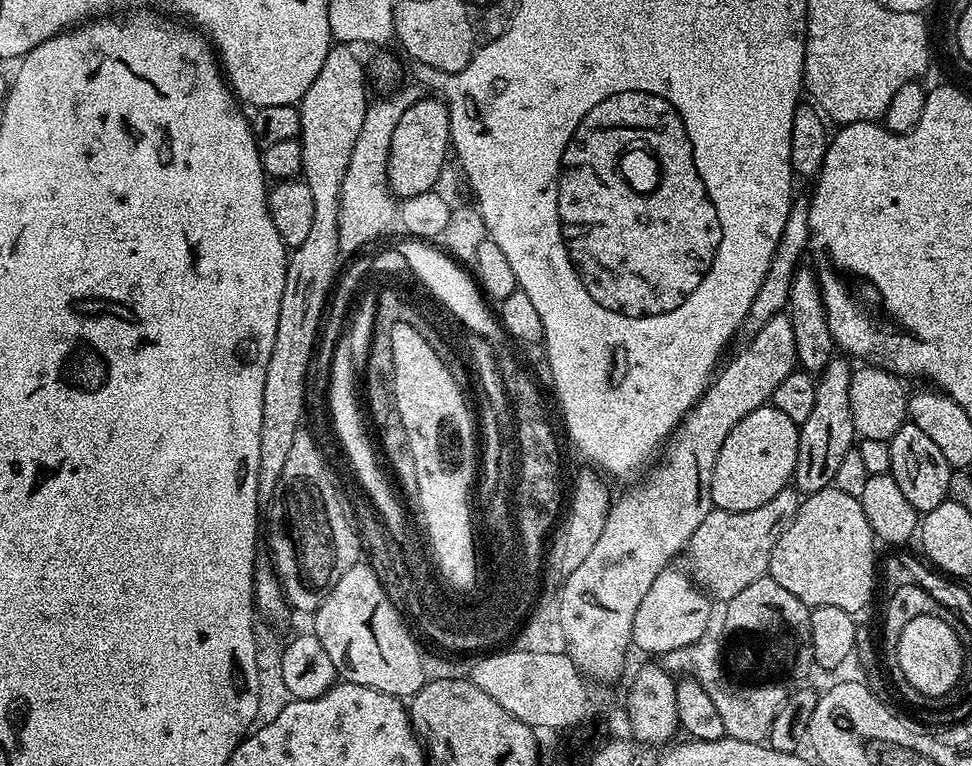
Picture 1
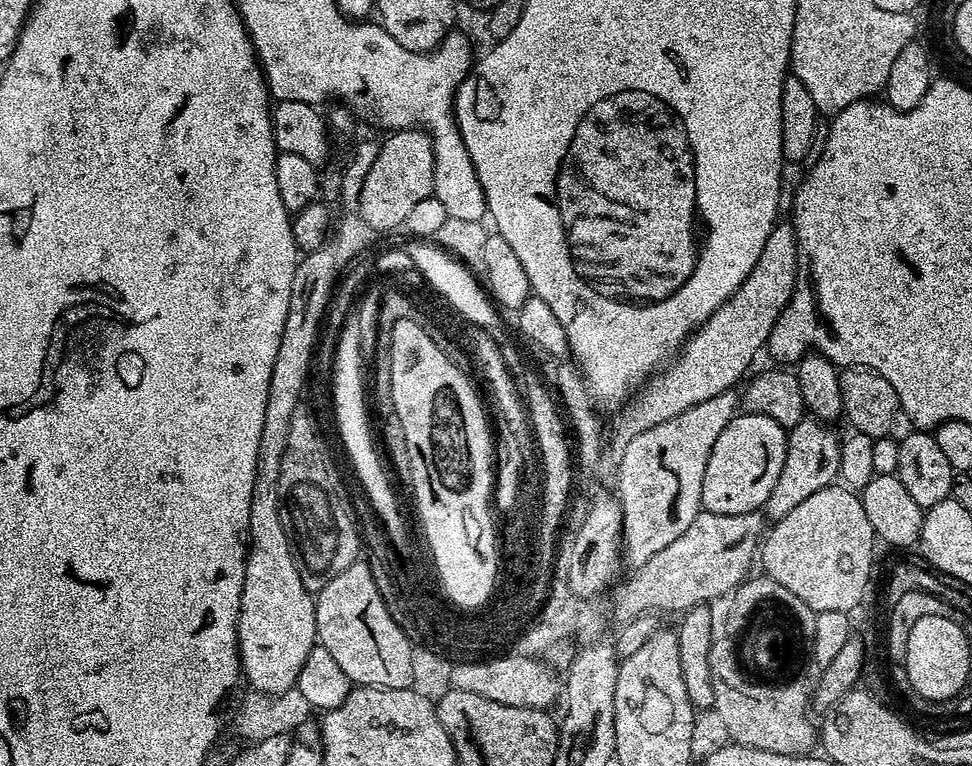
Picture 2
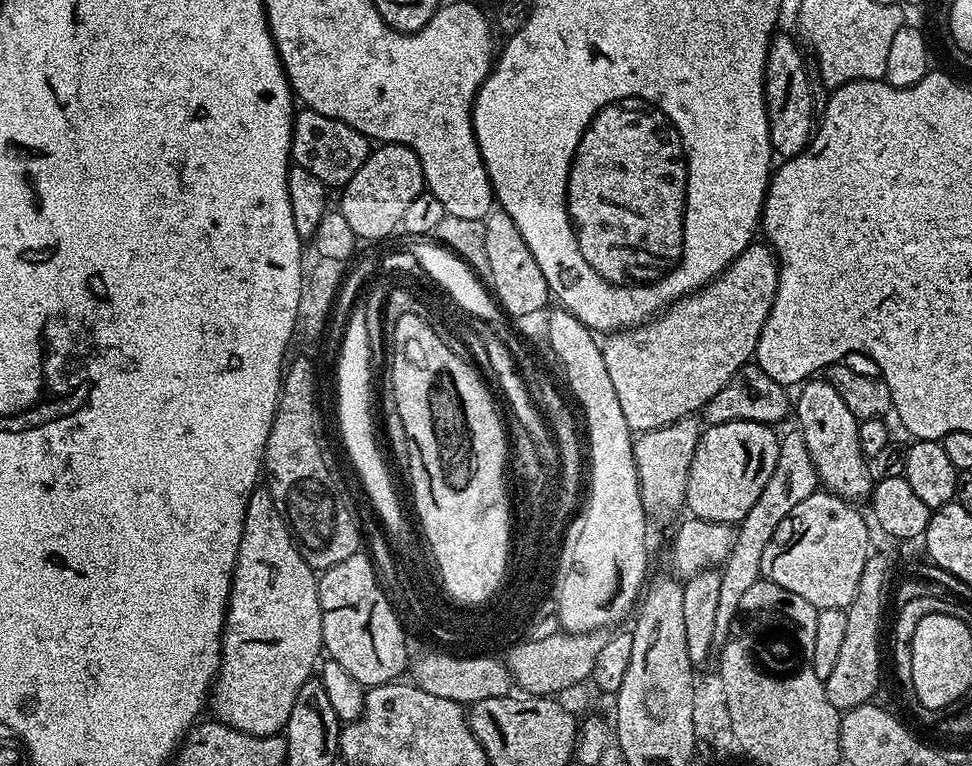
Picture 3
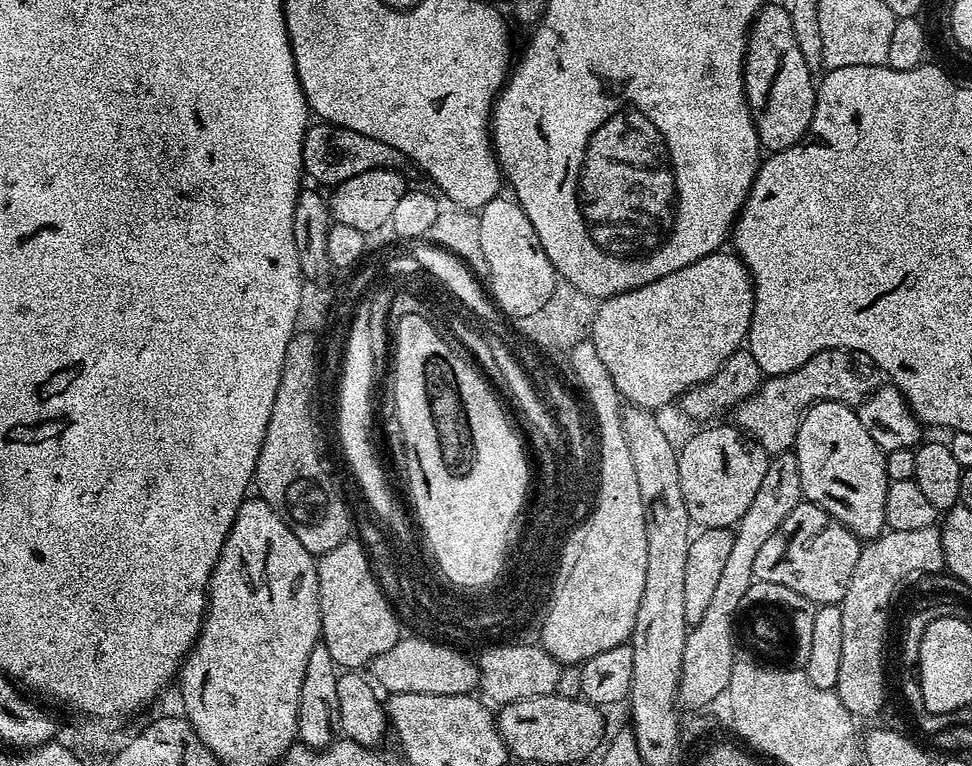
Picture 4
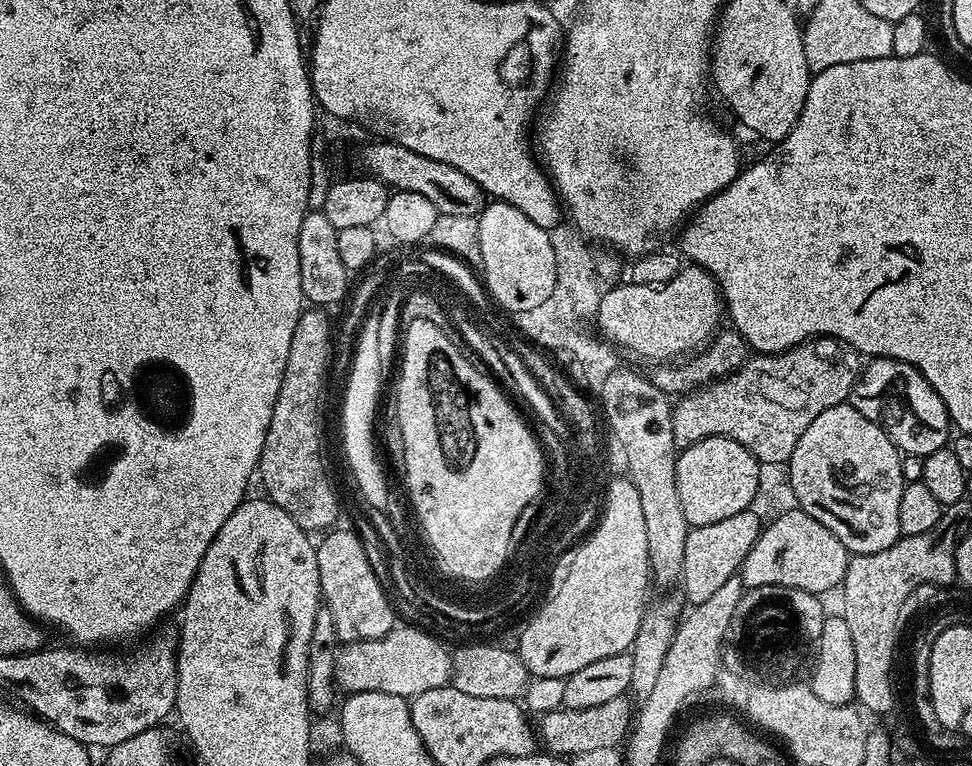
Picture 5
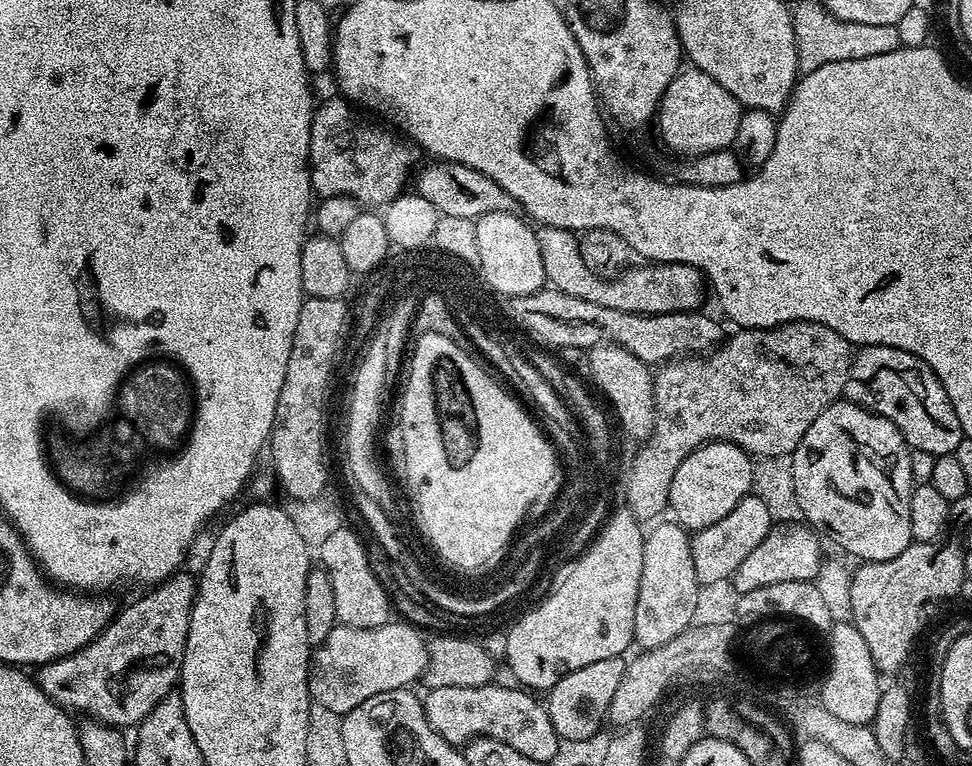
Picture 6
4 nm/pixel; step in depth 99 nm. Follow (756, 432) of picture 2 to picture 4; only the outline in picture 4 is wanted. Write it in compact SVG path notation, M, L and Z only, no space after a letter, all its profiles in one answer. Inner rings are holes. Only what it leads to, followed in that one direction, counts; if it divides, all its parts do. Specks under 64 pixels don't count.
M731 423L704 426L684 445L679 445L678 482L686 502L686 514L693 525L701 529L732 528L746 514L754 493L758 491L770 459L764 447L751 436L742 435ZM716 427L717 428L712 428Z

